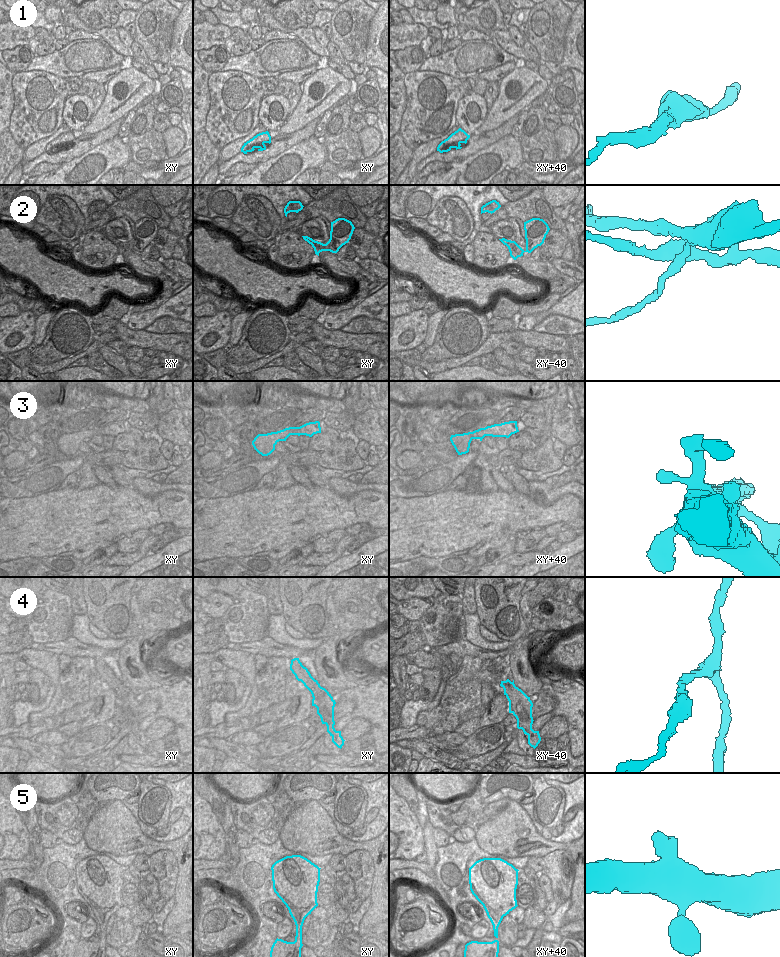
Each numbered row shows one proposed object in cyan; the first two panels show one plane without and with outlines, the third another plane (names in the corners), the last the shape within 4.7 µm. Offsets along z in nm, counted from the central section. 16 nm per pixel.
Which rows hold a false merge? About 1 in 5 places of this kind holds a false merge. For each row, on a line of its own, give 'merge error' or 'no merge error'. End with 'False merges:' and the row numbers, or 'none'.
1: no merge error
2: merge error
3: no merge error
4: no merge error
5: no merge error
False merges: 2

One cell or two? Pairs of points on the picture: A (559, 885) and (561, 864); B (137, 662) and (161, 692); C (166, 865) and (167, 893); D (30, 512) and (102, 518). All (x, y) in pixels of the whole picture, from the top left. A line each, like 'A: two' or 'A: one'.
A: one
B: two
C: one
D: one

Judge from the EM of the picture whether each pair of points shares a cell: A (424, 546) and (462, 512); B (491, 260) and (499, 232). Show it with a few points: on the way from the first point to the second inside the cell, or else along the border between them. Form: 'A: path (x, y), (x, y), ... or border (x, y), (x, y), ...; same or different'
A: path (433, 537), (449, 521), (453, 521); same
B: border (491, 233), (498, 239); different

